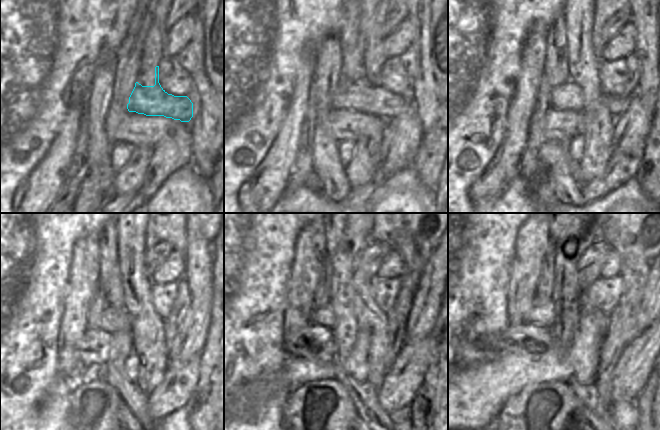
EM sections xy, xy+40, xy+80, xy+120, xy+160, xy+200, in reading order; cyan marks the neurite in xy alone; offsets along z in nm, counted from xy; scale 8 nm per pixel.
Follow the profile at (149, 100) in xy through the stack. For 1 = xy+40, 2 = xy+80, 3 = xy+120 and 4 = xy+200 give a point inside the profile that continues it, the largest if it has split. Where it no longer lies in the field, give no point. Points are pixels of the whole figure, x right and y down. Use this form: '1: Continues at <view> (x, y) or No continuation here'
1: Continues at xy+40 (362, 96)
2: Continues at xy+80 (568, 96)
3: Continues at xy+120 (112, 320)
4: Continues at xy+200 (544, 314).

